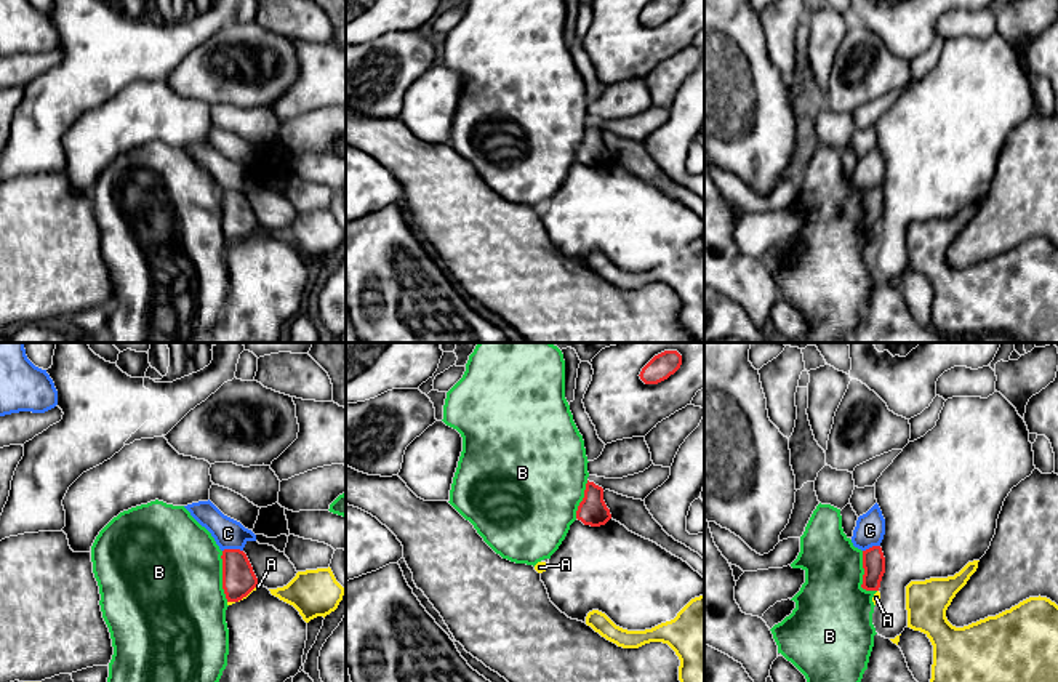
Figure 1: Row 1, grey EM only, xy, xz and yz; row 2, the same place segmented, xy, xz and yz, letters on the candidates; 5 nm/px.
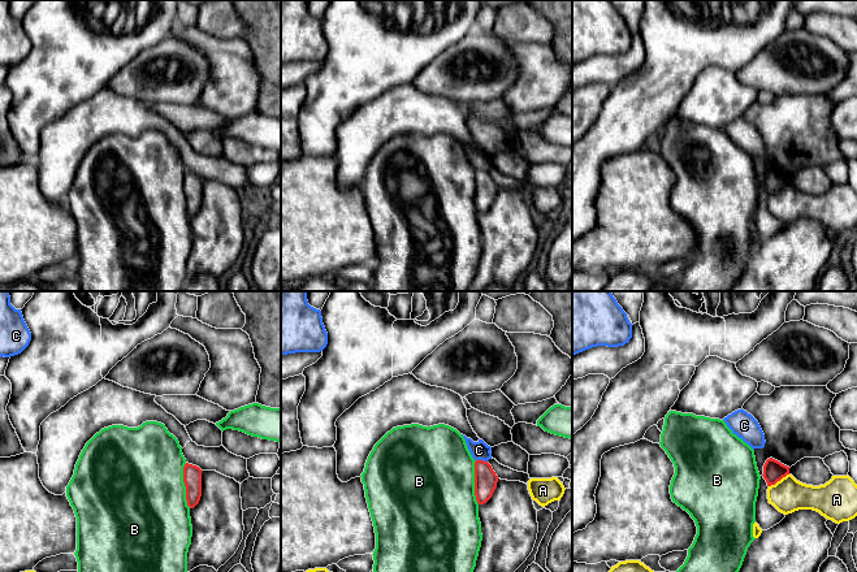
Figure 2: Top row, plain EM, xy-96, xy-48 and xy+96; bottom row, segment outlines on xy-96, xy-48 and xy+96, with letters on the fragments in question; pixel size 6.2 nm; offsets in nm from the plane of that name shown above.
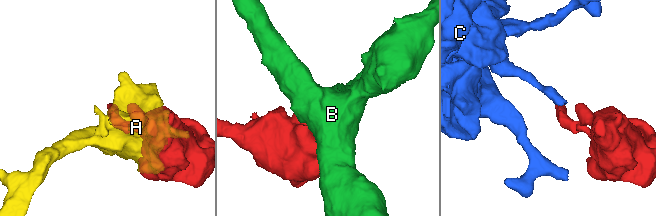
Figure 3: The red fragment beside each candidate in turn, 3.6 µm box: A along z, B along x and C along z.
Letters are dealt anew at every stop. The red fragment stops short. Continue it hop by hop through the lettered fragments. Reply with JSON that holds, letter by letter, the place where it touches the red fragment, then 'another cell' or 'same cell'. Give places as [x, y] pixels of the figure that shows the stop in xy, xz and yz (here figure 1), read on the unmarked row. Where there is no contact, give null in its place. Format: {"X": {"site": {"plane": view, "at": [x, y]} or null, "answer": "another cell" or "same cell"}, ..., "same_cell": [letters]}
{"A": {"site": {"plane": "xy", "at": [247, 236]}, "answer": "another cell"}, "B": {"site": {"plane": "yz", "at": [863, 218]}, "answer": "another cell"}, "C": {"site": {"plane": "xy", "at": [232, 191]}, "answer": "another cell"}, "same_cell": []}

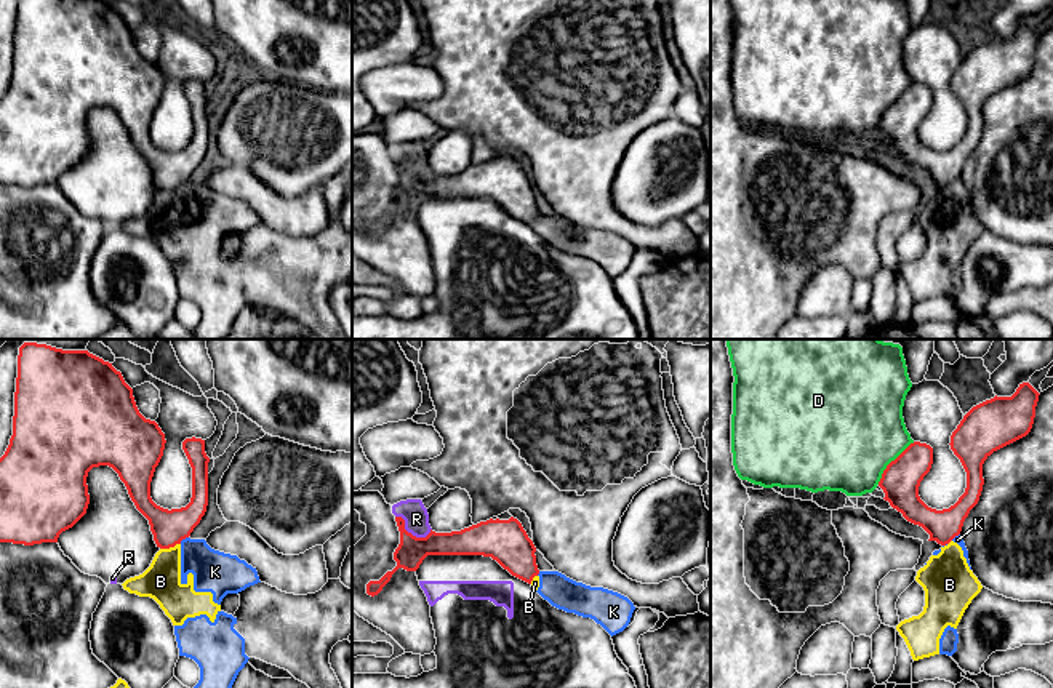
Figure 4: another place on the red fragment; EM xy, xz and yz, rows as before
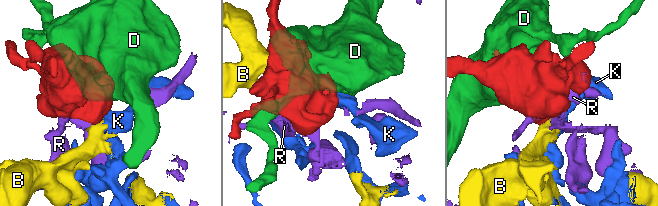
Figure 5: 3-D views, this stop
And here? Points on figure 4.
{"B": {"site": {"plane": "xy", "at": [170, 188]}, "answer": "another cell"}, "D": {"site": {"plane": "yz", "at": [892, 103]}, "answer": "another cell"}, "K": {"site": {"plane": "xy", "at": [183, 180]}, "answer": "another cell"}, "R": {"site": {"plane": "xz", "at": [410, 175]}, "answer": "another cell"}, "same_cell": []}

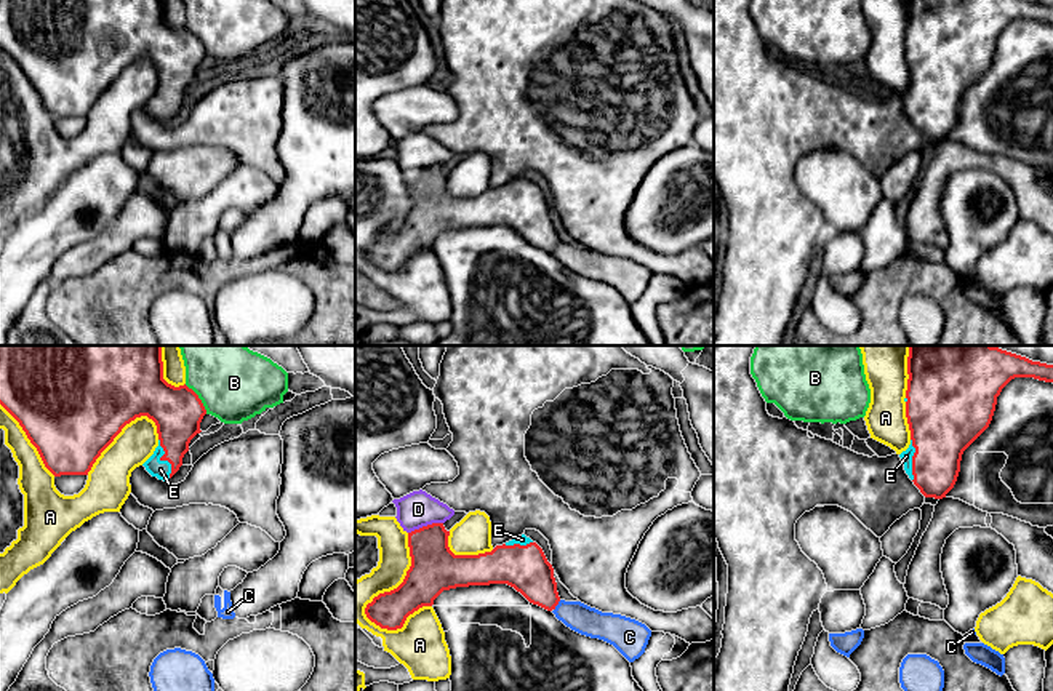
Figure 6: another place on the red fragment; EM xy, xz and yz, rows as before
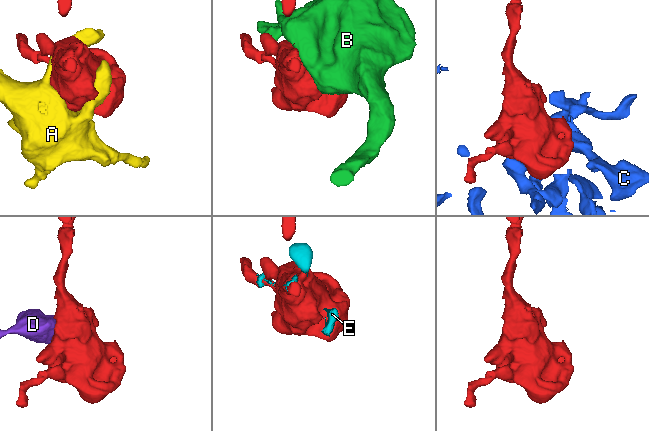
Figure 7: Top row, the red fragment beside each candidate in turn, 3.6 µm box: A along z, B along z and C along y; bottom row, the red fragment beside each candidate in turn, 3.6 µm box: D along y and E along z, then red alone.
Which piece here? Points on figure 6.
{"A": {"site": {"plane": "xz", "at": [394, 231]}, "answer": "another cell"}, "B": {"site": {"plane": "xy", "at": [199, 40]}, "answer": "another cell"}, "C": {"site": {"plane": "xz", "at": [557, 245]}, "answer": "another cell"}, "D": {"site": {"plane": "xz", "at": [424, 168]}, "answer": "another cell"}, "E": {"site": {"plane": "xy", "at": [162, 101]}, "answer": "same cell"}, "same_cell": ["E"]}

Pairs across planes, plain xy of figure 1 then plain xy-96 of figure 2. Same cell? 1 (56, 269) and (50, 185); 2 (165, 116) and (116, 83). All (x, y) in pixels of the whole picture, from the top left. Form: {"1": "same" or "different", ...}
{"1": "different", "2": "different"}

